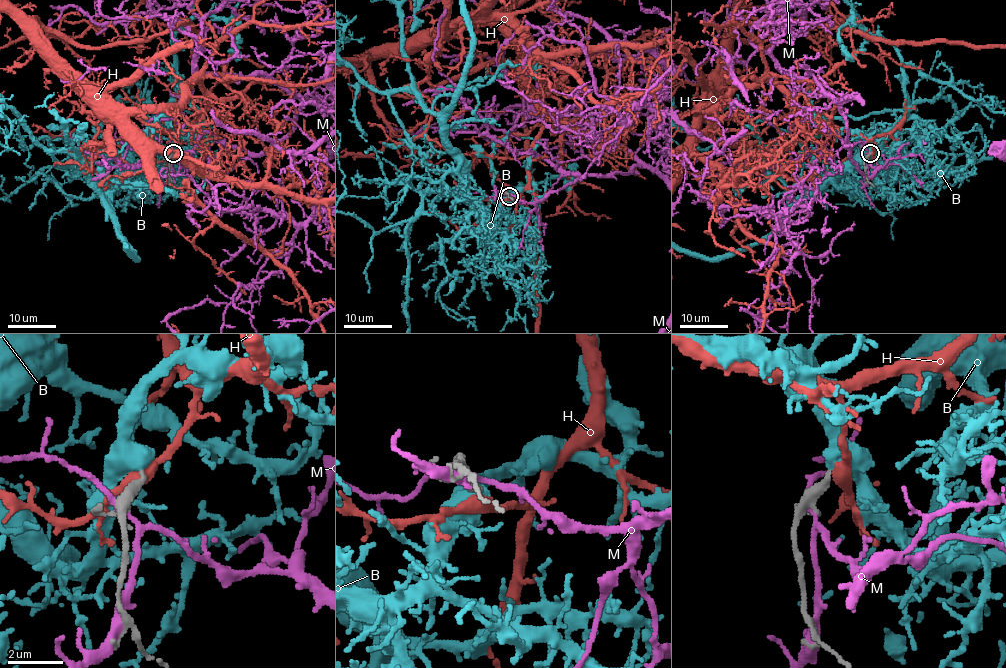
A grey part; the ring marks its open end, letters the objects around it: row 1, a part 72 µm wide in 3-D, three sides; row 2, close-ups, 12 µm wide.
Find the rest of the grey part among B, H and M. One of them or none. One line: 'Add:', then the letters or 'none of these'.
Add: none of these

